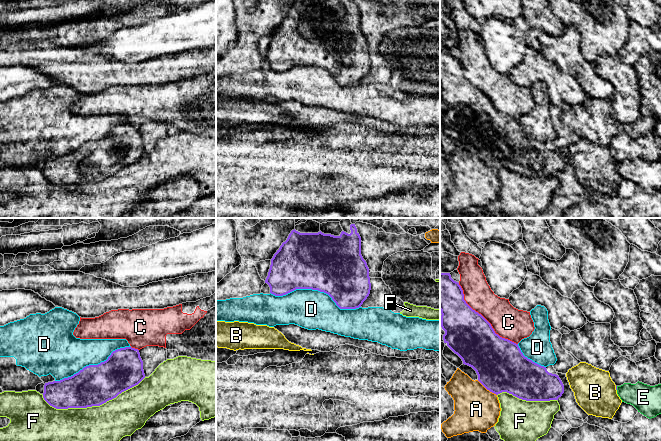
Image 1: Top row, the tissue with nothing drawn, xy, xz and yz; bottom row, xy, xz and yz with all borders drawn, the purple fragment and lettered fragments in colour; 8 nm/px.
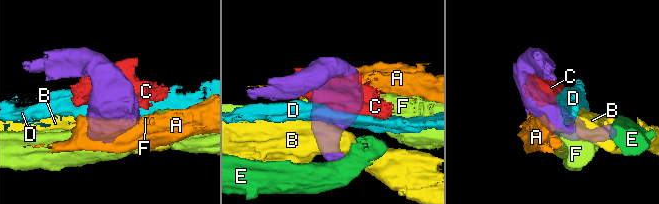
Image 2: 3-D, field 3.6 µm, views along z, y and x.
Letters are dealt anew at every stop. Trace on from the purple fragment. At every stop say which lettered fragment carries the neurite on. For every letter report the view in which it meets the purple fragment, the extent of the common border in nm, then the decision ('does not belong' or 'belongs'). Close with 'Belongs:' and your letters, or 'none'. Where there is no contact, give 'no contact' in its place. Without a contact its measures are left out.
A: meets purple in yz; contact 200 nm long; does not belong
B: meets purple in yz; contact 40 nm long; does not belong
C: meets purple in yz; contact 700 nm long; does not belong
D: meets purple in xz; contact 750 nm long; does not belong
E: meets purple in yz; contact 30 nm long; does not belong
F: meets purple in xy; contact 850 nm long; does not belong
Belongs: none

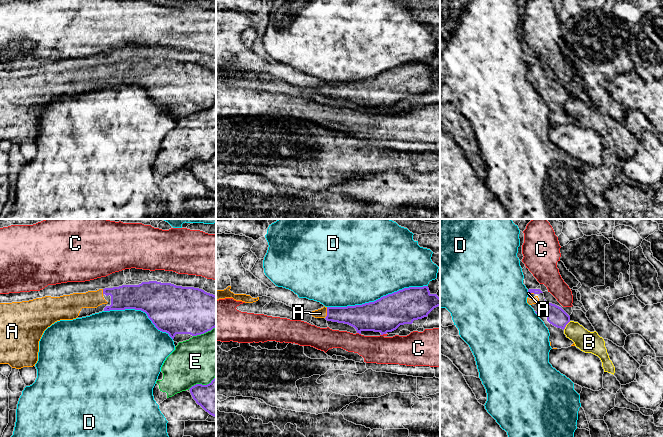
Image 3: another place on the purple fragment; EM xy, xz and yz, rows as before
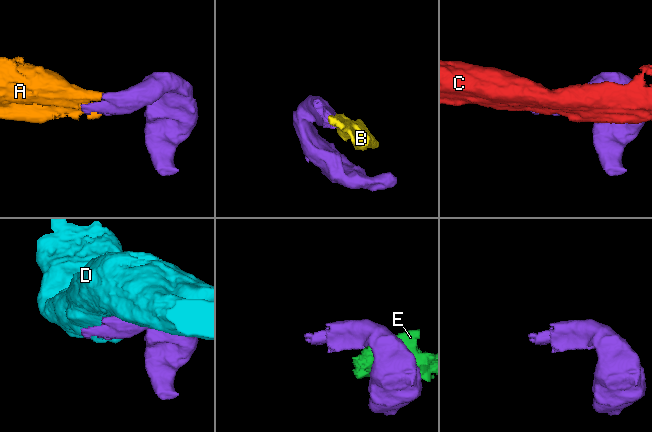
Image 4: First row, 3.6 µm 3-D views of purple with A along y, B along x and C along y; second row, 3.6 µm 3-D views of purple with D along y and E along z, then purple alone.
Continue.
A: meets purple in xz; contact 80 nm long; belongs
B: meets purple in yz; contact 90 nm long; does not belong
C: meets purple in xz; contact 40 nm long; does not belong
D: meets purple in xz; contact 850 nm long; does not belong
E: meets purple in xy; contact 260 nm long; does not belong
Belongs: A

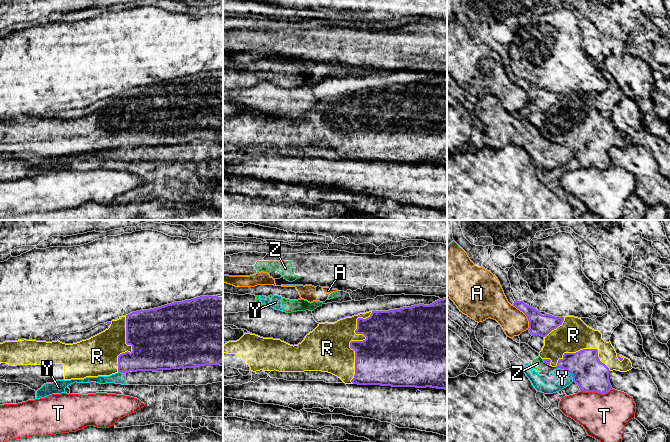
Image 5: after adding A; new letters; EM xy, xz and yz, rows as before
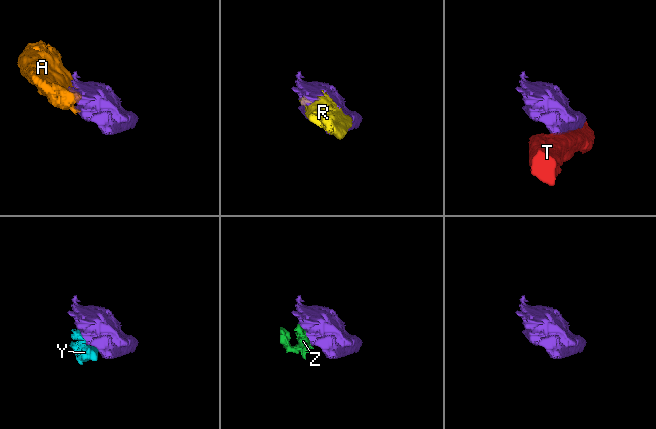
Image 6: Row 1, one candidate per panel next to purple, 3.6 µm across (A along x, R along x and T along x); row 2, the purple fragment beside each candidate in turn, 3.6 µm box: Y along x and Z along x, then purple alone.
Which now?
A: meets purple in yz; contact 240 nm long; does not belong
R: meets purple in xz; contact 600 nm long; belongs
T: meets purple in yz; contact 240 nm long; does not belong
Y: meets purple in yz; contact 180 nm long; does not belong
Z: meets purple in yz; contact 40 nm long; does not belong
Belongs: R

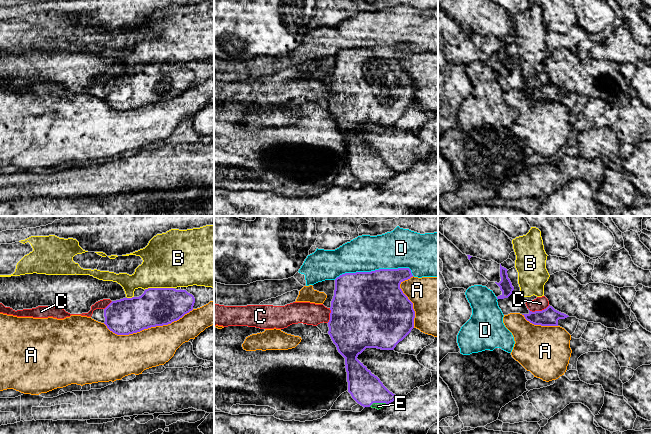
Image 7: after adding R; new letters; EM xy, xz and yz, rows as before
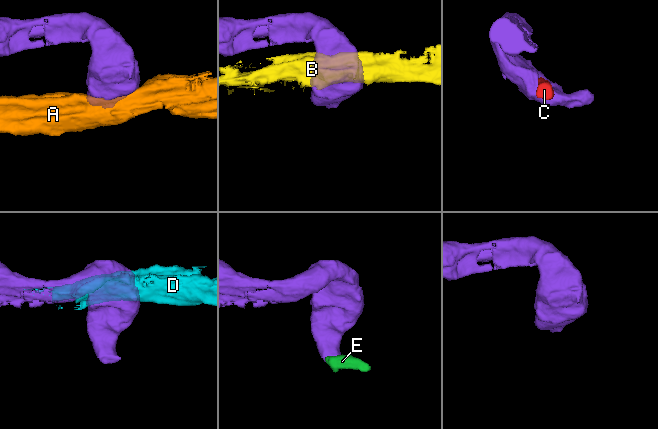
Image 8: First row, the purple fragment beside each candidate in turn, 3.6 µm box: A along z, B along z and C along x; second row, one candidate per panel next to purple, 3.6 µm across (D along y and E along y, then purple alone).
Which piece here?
A: meets purple in xy; contact 750 nm long; does not belong
B: meets purple in xy; contact 240 nm long; does not belong
C: meets purple in yz; contact 180 nm long; does not belong
D: meets purple in xz; contact 650 nm long; does not belong
E: meets purple in xz; contact 150 nm long; belongs
Belongs: E

